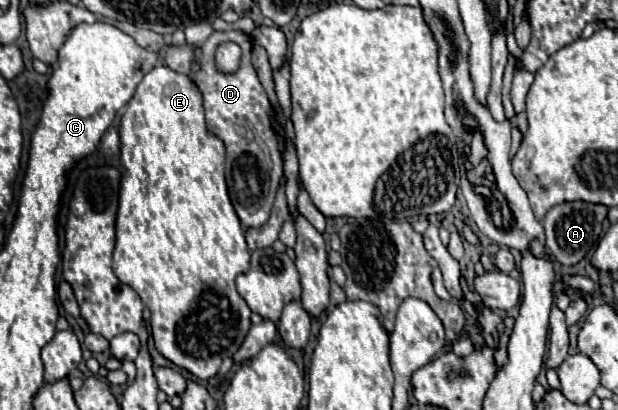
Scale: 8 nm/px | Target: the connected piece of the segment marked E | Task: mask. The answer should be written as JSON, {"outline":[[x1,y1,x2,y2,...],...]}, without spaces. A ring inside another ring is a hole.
{"outline":[[156,66,138,84,136,94,132,96,132,100,128,102,128,106,122,112,120,142,122,142,120,144,120,150,122,150,120,160,124,166,124,174,122,174,122,184,120,184,120,204,118,204,118,218,116,218,115,224,116,242,112,256,112,270,118,276,118,280,128,284,130,288,134,288,138,292,138,296,142,298,142,302,148,306,148,310,151,312,150,330,156,350,164,358,174,362,178,368,188,370,196,378,202,378,202,380,212,378,218,374,222,360,234,356,234,352,244,342,244,338,250,330,250,314,252,314,248,304,236,292,236,276,250,268,250,252,248,252,248,246,244,240,244,230,240,226,240,220,238,220,238,216,230,204,230,198,228,198,224,174,225,146,220,138,212,136,206,130,202,94,200,94,198,86,188,76,178,74,178,72,170,70,168,66]]}

